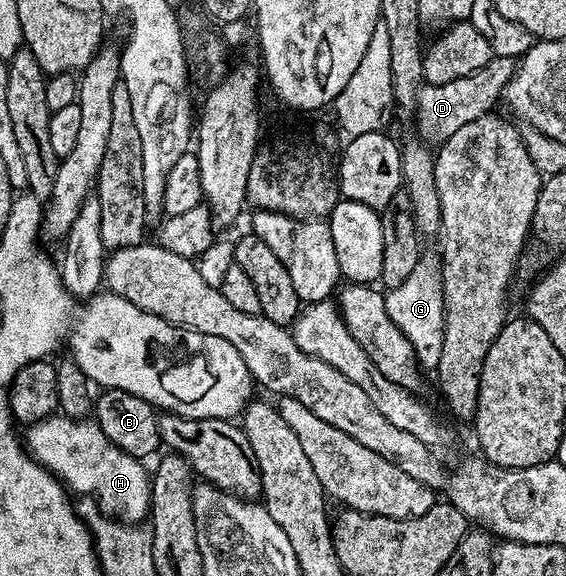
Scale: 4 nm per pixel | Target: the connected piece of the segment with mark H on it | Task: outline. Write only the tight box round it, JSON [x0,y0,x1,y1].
[23,414,151,522]

